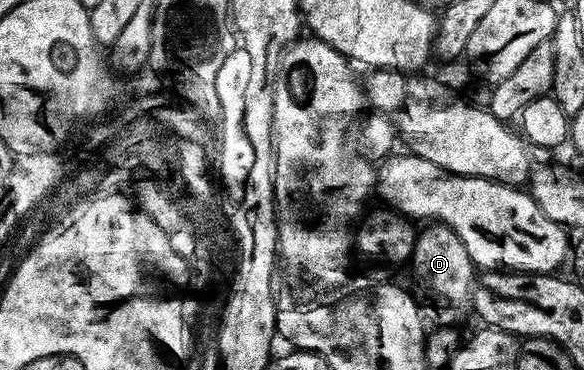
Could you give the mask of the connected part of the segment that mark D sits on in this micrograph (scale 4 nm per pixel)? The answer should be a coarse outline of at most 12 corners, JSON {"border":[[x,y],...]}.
{"border":[[443,223],[415,236],[410,266],[436,324],[472,306],[477,271]]}

